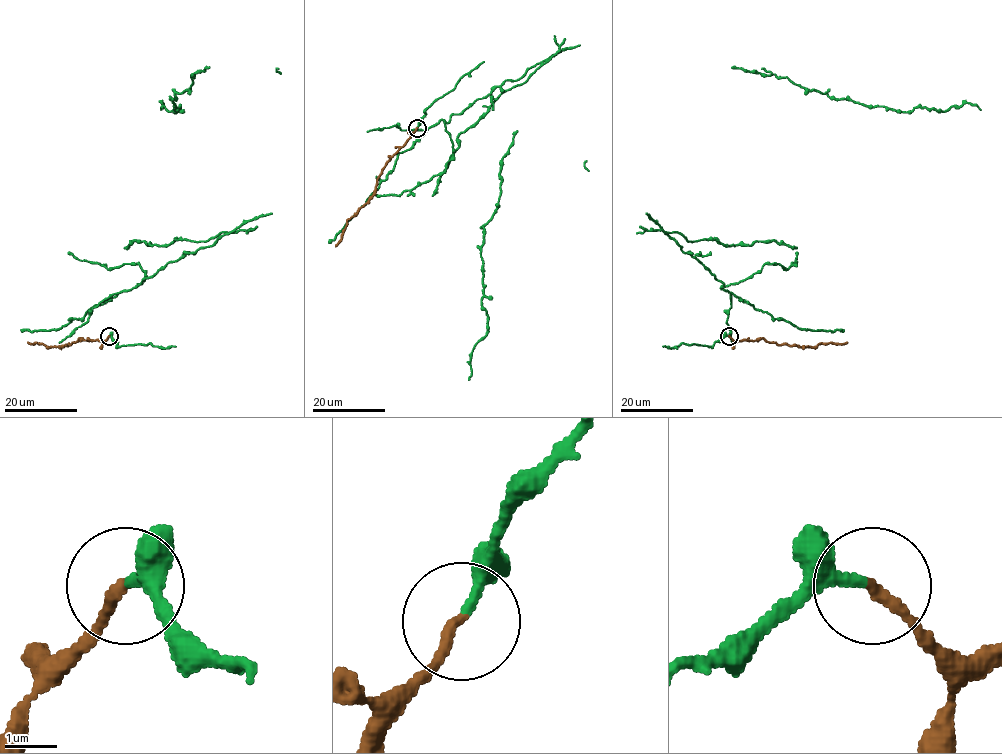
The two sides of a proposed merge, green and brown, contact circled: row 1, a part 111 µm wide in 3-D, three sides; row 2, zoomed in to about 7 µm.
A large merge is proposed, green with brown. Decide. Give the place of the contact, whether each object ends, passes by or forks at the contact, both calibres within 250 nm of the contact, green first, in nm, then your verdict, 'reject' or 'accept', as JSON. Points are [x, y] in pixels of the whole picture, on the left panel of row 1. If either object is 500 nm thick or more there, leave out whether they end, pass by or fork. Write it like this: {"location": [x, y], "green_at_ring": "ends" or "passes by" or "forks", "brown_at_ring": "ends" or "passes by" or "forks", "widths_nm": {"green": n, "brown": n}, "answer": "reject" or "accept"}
{"location": [109, 336], "green_at_ring": "ends", "brown_at_ring": "ends", "widths_nm": {"green": 220, "brown": 200}, "answer": "accept"}

